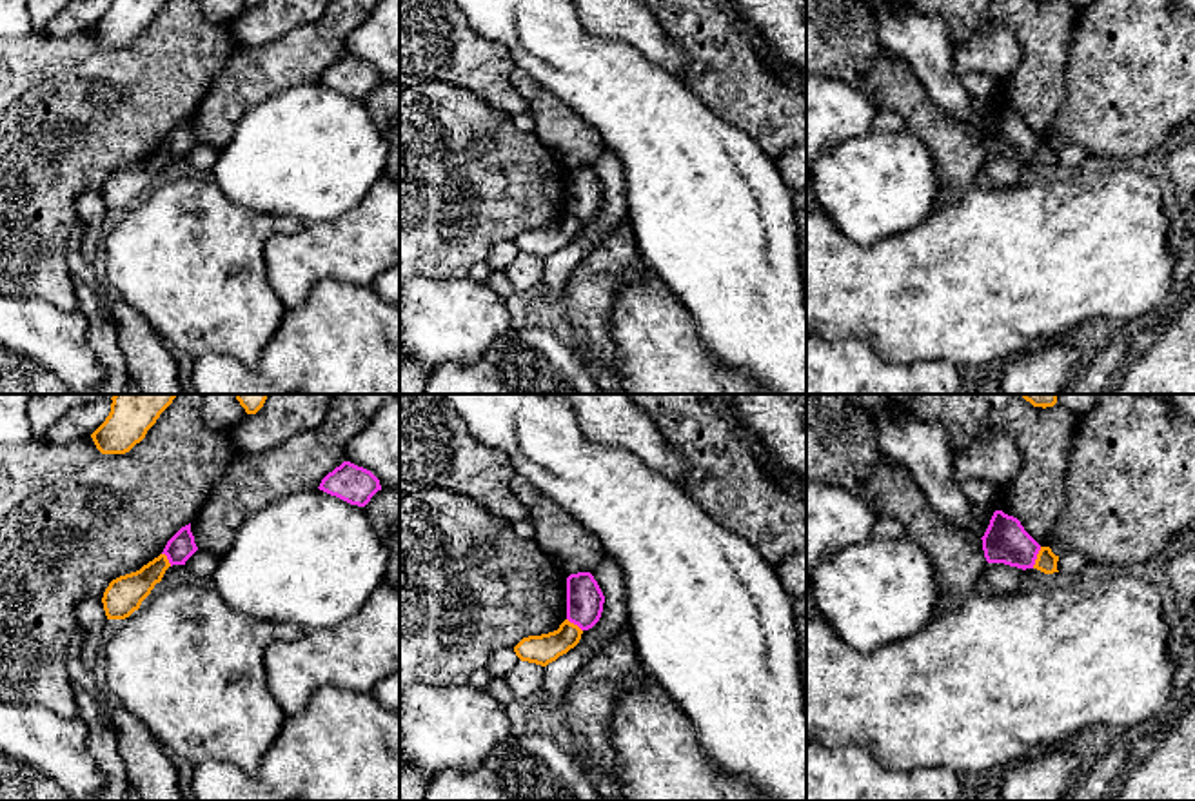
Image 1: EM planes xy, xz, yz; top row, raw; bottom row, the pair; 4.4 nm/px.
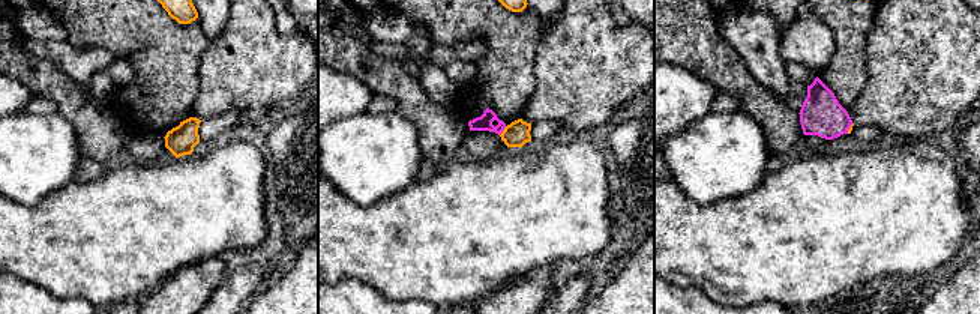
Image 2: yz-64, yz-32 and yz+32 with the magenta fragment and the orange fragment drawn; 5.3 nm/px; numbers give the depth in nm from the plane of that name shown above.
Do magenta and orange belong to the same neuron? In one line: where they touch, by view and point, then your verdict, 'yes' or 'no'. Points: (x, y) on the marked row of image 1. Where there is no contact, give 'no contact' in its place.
meets magenta in yz at (1036, 558); no

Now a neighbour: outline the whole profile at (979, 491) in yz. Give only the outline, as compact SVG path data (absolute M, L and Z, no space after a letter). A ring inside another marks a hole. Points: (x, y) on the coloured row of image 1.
M964 478L963 480L963 492L966 494L972 505L995 510L1001 503L999 490L1001 487L992 483L988 478Z

